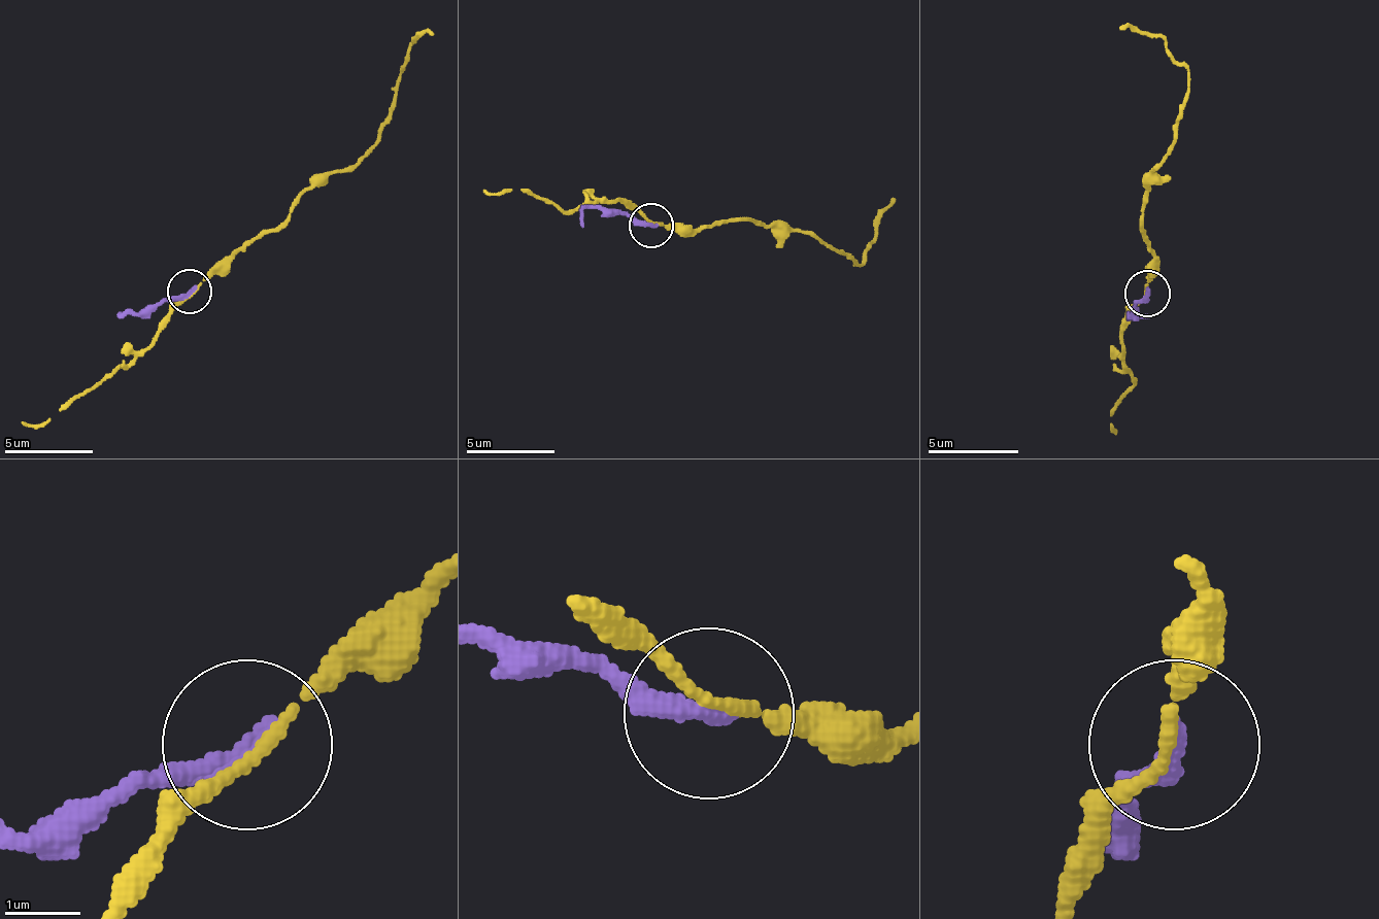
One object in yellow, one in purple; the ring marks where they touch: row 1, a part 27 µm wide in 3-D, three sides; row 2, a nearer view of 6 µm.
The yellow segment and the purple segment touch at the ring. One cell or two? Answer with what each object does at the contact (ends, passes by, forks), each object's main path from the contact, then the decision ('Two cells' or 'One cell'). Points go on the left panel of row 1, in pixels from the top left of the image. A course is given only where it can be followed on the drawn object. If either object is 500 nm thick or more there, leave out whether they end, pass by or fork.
At the ring yellow passes by. At the ring purple ends. Course of yellow: (191, 293), (231, 252), (275, 231), (297, 200), (350, 168), (377, 142), (395, 98), (408, 44), (435, 35). Course of purple: (191, 293), (120, 314). Two cells

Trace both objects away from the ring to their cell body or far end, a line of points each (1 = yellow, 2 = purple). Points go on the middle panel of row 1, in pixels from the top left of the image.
1: (652, 224), (693, 229), (737, 219), (759, 219), (812, 233), (861, 264), (874, 219), (897, 197)
2: (652, 224), (586, 206), (581, 229)

